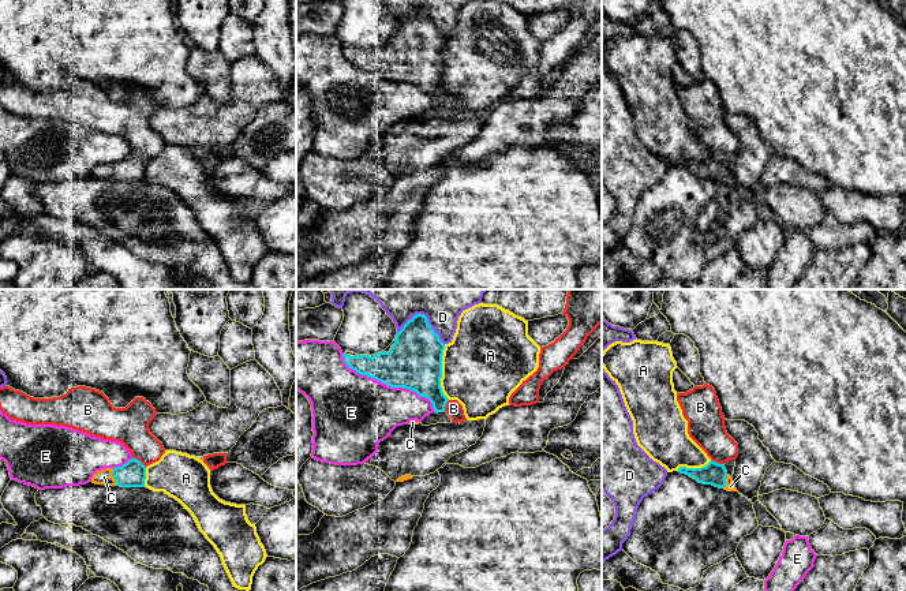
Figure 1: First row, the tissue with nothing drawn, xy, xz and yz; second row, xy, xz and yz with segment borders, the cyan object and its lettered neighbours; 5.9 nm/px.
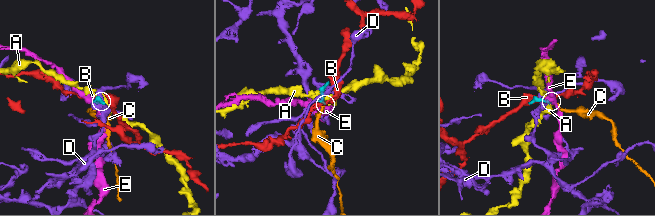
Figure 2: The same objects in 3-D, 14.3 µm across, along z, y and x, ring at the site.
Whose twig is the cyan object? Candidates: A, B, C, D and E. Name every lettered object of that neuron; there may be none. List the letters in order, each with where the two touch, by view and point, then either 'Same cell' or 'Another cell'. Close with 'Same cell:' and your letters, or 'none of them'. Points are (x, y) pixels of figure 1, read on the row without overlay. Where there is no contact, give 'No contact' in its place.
A: Touches cyan at xz (441, 66). Another cell
B: Touches cyan at xy (139, 156). Another cell
C: Touches cyan at xy (112, 169). Same cell
D: Touches cyan at xz (426, 11). Another cell
E: Touches cyan at xz (389, 79). Another cell
Same cell: C

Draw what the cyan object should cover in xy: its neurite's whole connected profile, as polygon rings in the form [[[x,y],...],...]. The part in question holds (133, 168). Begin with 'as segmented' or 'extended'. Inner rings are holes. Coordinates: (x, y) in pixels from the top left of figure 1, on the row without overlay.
extended; [[[132,152],[121,161],[97,165],[93,169],[91,176],[105,180],[143,182],[145,173],[146,161],[139,154]]]

